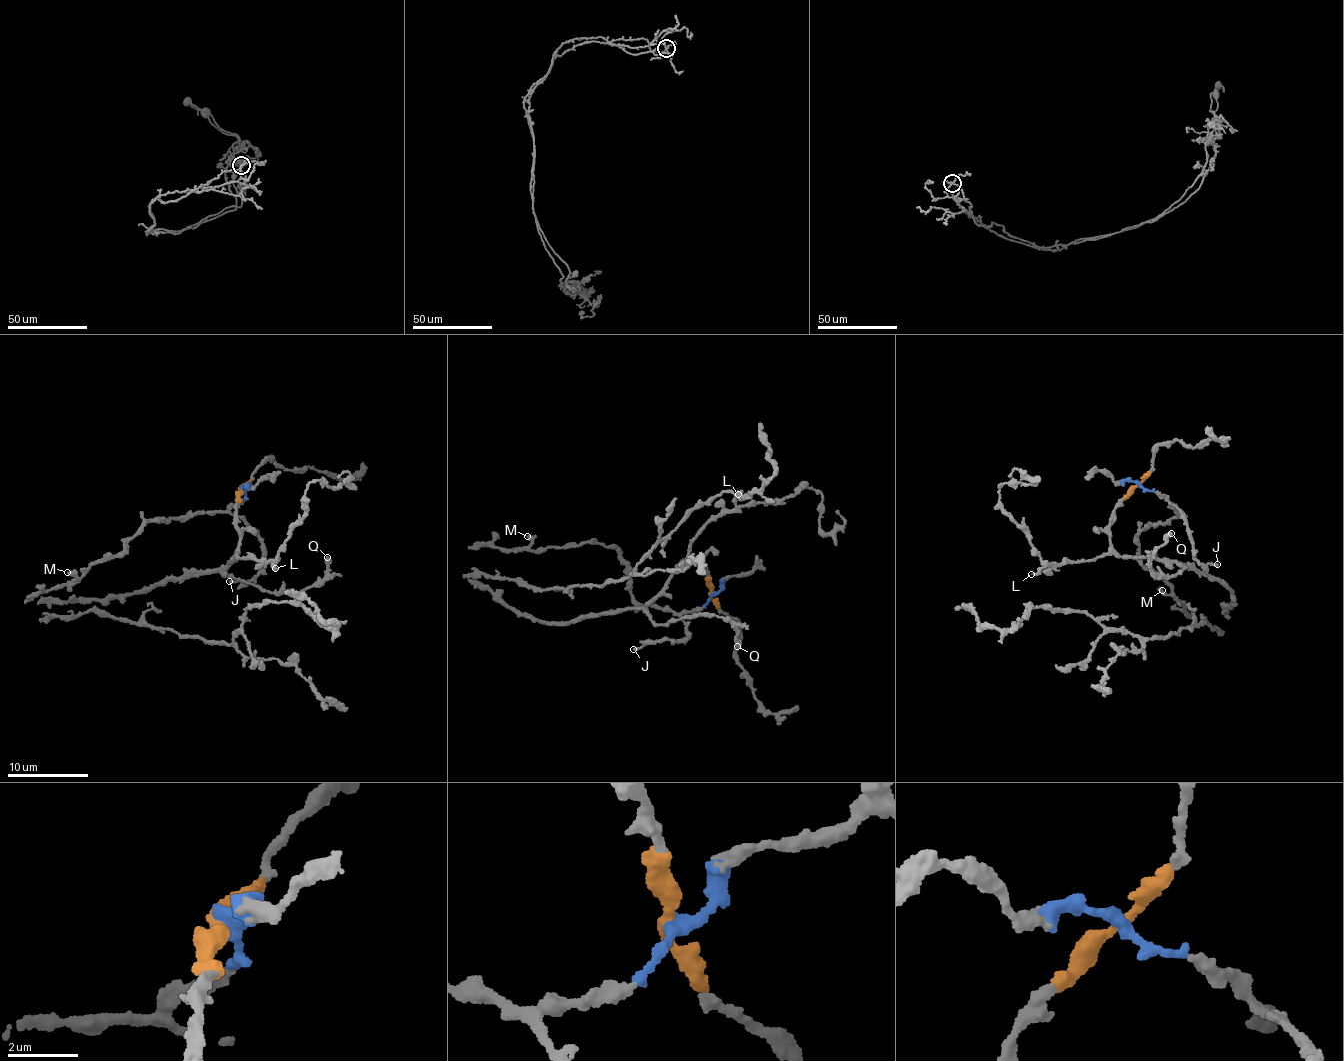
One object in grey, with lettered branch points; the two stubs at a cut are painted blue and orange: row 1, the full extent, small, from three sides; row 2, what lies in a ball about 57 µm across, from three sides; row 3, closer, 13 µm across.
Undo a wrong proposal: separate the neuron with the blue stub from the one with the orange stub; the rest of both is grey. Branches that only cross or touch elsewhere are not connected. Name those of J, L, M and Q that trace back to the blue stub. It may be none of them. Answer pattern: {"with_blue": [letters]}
{"with_blue": ["J", "M"]}

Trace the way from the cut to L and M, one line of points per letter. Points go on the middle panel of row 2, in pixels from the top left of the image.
L: (712, 593), (703, 565), (690, 552), (692, 541), (709, 521), (733, 510), (738, 494)
M: (712, 593), (686, 611), (646, 607), (614, 548), (535, 551), (527, 536)

